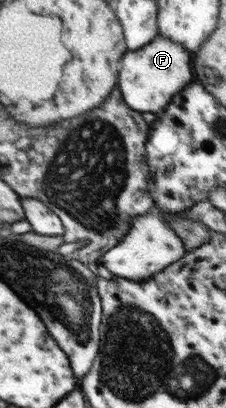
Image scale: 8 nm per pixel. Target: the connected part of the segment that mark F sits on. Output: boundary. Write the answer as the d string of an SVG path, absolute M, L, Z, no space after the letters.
M159 35L148 45L125 54L126 62L122 62L122 94L125 102L140 112L163 112L173 99L182 93L192 82L190 70L190 54L182 44Z

